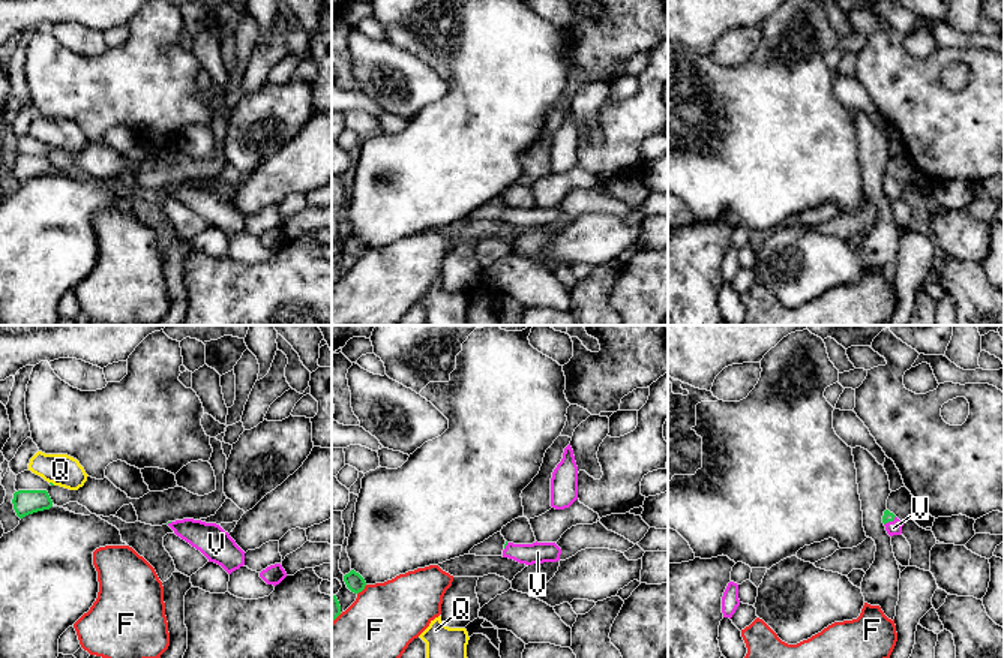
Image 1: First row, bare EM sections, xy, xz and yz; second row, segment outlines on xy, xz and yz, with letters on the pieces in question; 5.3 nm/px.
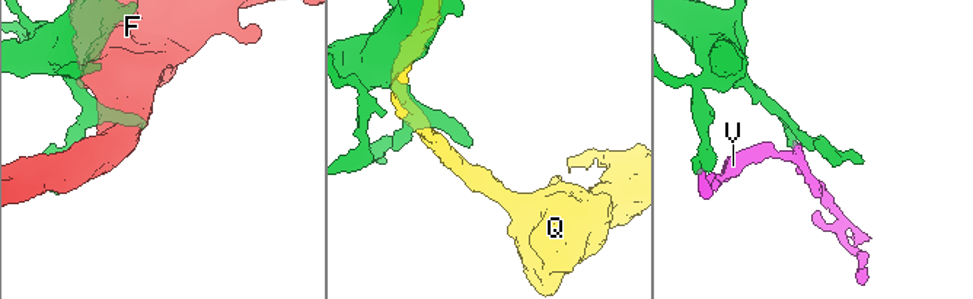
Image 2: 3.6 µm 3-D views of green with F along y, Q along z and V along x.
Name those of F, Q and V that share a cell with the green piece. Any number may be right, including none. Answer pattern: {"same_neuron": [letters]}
{"same_neuron": ["V"]}

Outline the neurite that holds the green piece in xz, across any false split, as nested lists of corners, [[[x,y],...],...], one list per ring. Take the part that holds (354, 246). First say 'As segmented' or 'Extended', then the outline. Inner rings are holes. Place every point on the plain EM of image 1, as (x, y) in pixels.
As segmented. [[[351,234],[348,238],[344,240],[344,246],[347,252],[354,258],[362,256],[366,250],[365,243],[354,234]]]

